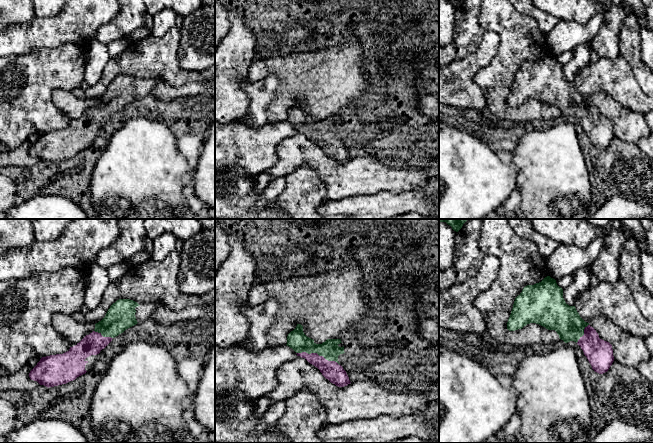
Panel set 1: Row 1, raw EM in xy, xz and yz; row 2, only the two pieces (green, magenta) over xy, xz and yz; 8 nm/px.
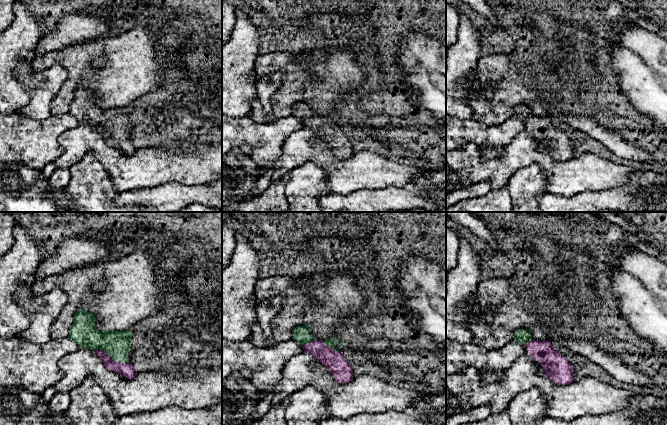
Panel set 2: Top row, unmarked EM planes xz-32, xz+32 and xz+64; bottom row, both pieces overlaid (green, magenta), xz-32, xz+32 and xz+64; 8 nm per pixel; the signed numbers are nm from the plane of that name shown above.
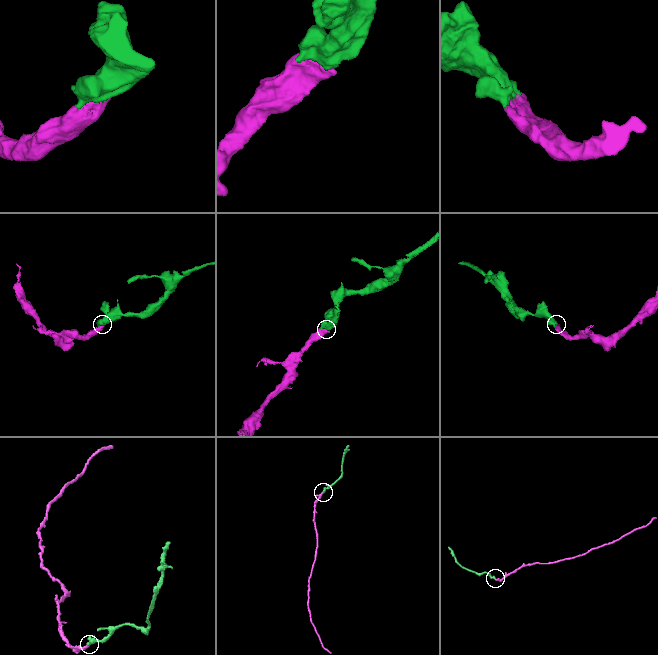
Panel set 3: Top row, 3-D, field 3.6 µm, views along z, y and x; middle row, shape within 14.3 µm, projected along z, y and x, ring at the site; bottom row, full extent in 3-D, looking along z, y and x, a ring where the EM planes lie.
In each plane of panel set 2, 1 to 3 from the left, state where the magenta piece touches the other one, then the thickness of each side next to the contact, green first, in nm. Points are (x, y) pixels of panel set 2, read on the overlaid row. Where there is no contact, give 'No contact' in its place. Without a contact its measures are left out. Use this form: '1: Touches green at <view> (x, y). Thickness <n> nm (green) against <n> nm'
1: Touches green at xz-32 (111, 356). Thickness 220 nm (green) against 110 nm
2: Touches green at xz+32 (330, 346). Thickness 60 nm (green) against 160 nm
3: Touches green at xz+64 (528, 341). Thickness 120 nm (green) against 180 nm

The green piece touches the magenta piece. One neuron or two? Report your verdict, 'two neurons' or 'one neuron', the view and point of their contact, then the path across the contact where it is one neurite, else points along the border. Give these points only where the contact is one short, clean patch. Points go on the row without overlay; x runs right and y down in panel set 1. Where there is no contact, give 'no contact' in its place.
one neuron; contact xz (318, 130)

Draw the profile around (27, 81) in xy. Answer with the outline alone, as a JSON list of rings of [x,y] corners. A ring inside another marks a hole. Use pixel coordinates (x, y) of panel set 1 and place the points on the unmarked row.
[[[64,44],[58,48],[0,57],[0,142],[13,150],[32,133],[67,128],[69,121],[53,105],[52,93],[55,89],[73,92],[82,86],[84,74],[85,46],[82,45]]]

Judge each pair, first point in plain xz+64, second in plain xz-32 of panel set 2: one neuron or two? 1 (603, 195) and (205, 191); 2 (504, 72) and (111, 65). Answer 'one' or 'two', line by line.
1: one
2: one

